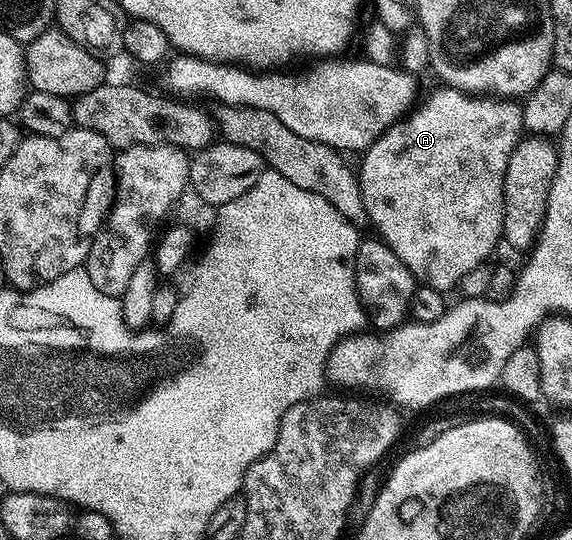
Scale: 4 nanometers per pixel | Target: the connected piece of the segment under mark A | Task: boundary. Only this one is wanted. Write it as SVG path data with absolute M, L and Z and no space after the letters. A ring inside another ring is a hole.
M444 85L438 86L436 95L430 97L425 104L422 102L412 113L405 116L400 123L393 127L388 127L377 140L369 146L369 150L364 152L365 168L360 168L359 182L361 184L361 196L365 206L365 214L368 222L373 222L374 232L379 233L387 246L407 265L407 269L413 274L414 280L420 281L424 286L436 287L440 291L446 292L449 287L456 288L463 277L471 269L484 264L497 247L497 242L502 242L503 236L503 181L507 173L507 161L515 149L515 145L523 138L523 128L521 125L521 112L512 102L490 101L488 98L474 98L474 96L464 92L456 91L454 87Z

